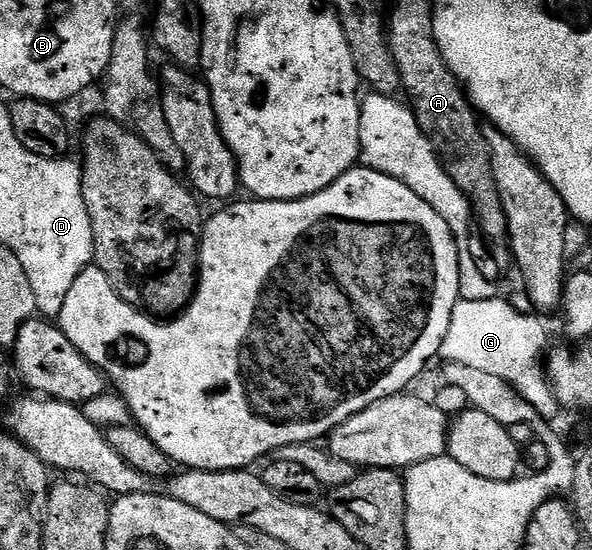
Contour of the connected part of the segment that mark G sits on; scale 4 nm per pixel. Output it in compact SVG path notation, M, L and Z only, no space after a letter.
M490 298L488 300L480 300L479 302L471 302L470 300L460 299L457 301L455 310L451 314L451 326L447 326L447 334L443 338L441 343L441 350L439 353L440 359L448 363L463 363L465 366L473 366L476 369L484 370L486 373L495 374L496 378L506 380L511 387L516 388L524 397L528 397L531 406L535 408L543 416L543 418L549 421L556 421L557 412L559 413L559 405L556 398L553 397L553 388L549 385L549 377L546 369L543 367L543 357L546 355L547 347L545 343L548 342L549 336L545 333L545 324L540 320L542 317L537 314L526 314L515 310L512 303L508 299L501 300L502 298Z

